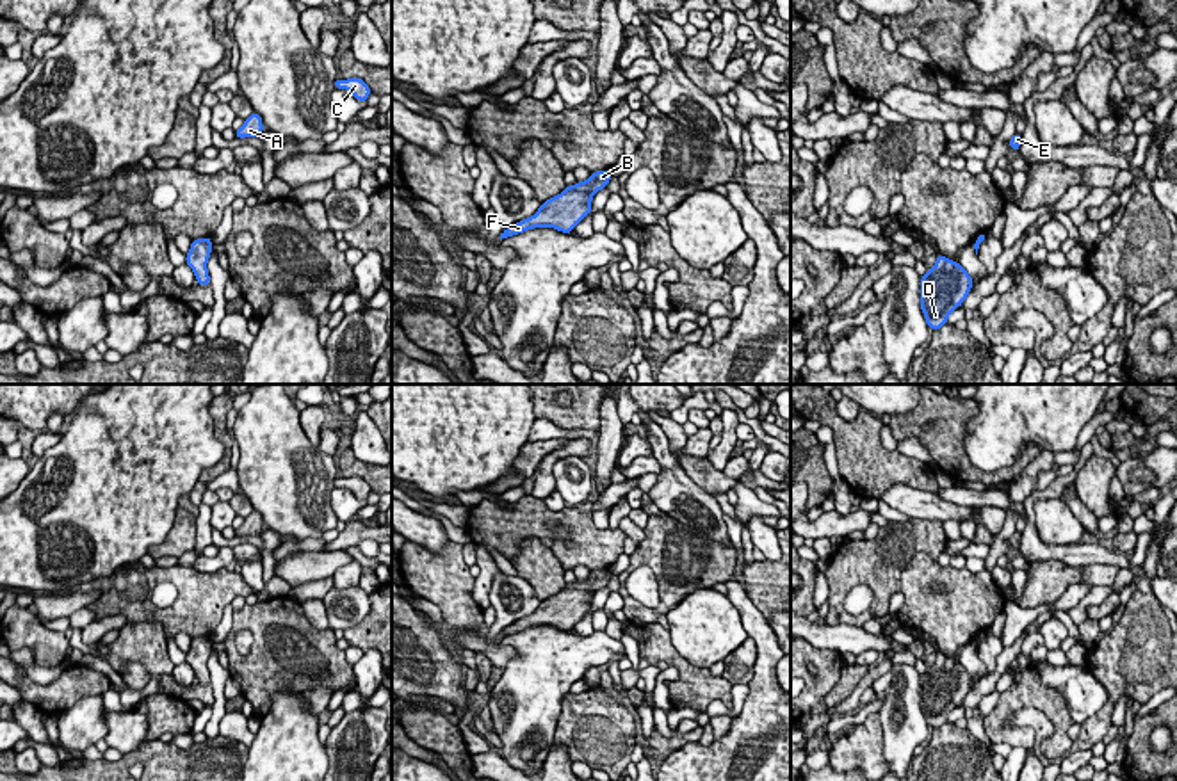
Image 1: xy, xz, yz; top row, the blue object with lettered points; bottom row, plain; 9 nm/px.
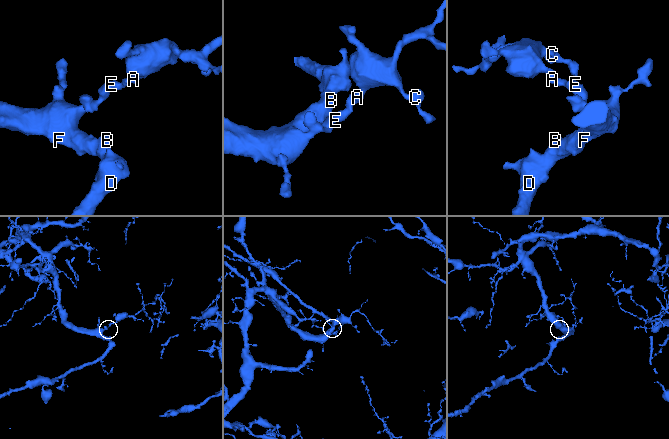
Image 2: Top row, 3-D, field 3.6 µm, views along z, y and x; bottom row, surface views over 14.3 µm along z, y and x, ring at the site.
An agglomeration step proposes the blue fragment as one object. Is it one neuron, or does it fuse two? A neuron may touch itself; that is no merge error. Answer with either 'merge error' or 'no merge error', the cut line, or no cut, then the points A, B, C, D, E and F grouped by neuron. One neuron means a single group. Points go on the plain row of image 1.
no merge error; cut none; groups A B C D E F

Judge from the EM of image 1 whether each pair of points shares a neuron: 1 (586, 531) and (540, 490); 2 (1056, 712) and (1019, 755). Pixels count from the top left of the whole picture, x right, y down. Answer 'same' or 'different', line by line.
1: different
2: different

